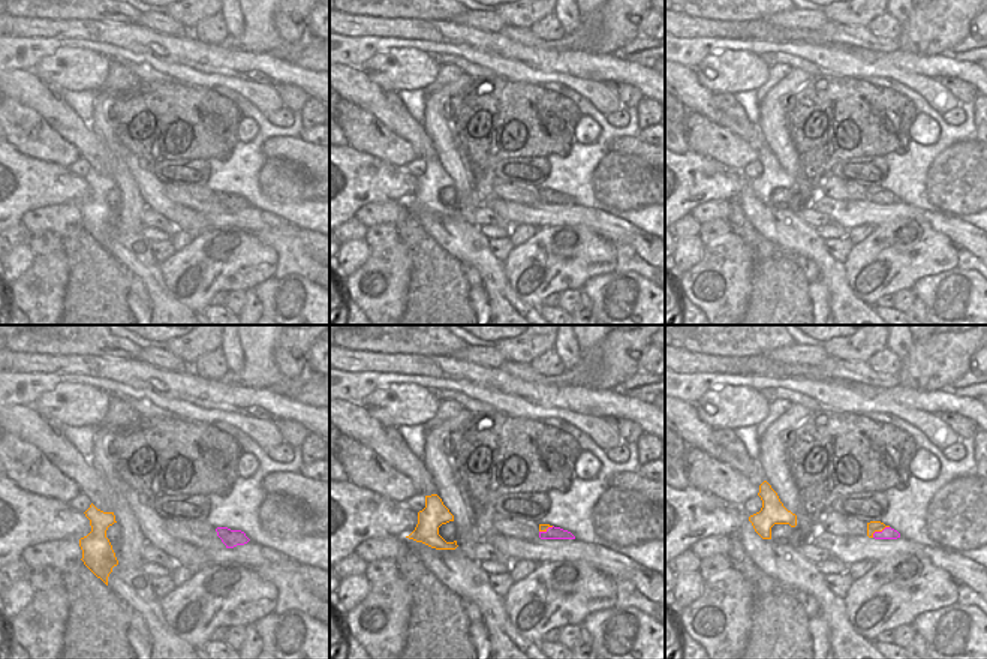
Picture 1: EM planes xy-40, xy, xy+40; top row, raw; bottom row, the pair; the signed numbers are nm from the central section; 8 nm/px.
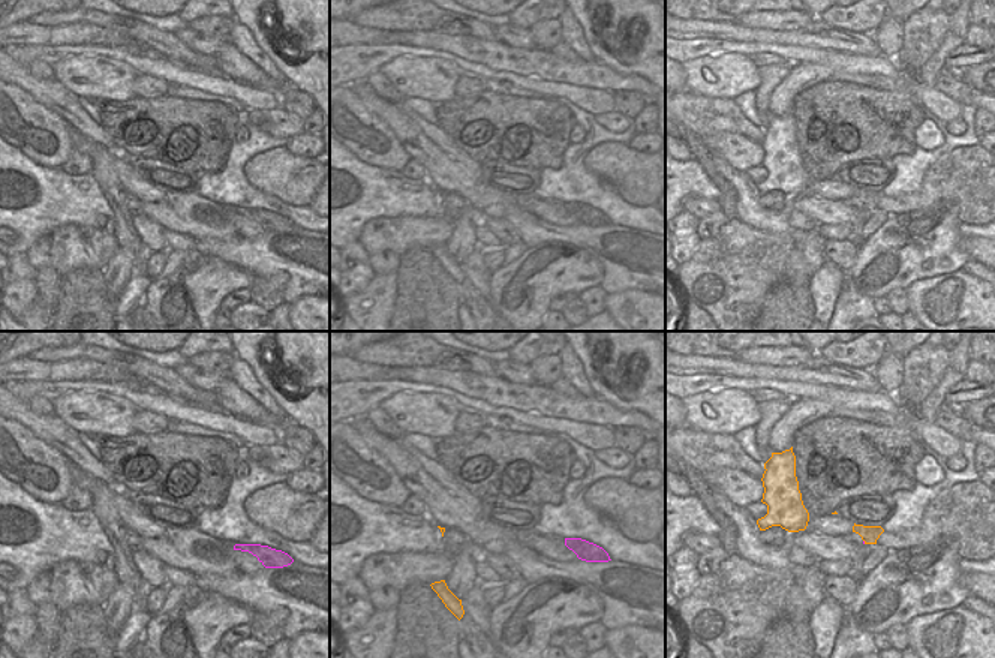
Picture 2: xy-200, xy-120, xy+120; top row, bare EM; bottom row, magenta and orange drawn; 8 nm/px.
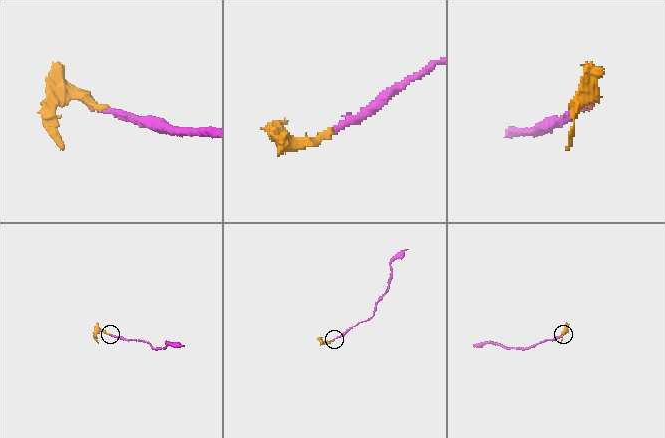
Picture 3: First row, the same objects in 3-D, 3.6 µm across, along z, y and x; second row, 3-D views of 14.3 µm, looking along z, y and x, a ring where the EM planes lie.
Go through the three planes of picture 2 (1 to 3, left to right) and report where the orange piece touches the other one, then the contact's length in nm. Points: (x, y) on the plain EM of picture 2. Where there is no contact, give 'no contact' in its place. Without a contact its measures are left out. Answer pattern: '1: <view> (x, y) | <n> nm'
1: no contact
2: no contact
3: no contact

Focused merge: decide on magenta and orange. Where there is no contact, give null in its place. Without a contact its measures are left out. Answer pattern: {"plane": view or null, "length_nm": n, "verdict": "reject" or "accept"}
{"plane": "xy+40", "length_nm": 170, "verdict": "reject"}

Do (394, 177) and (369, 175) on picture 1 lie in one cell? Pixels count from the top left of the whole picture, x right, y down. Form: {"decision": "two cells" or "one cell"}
{"decision": "one cell"}

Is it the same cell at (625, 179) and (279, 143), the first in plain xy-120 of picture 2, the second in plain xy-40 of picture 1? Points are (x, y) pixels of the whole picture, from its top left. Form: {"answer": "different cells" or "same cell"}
{"answer": "same cell"}

